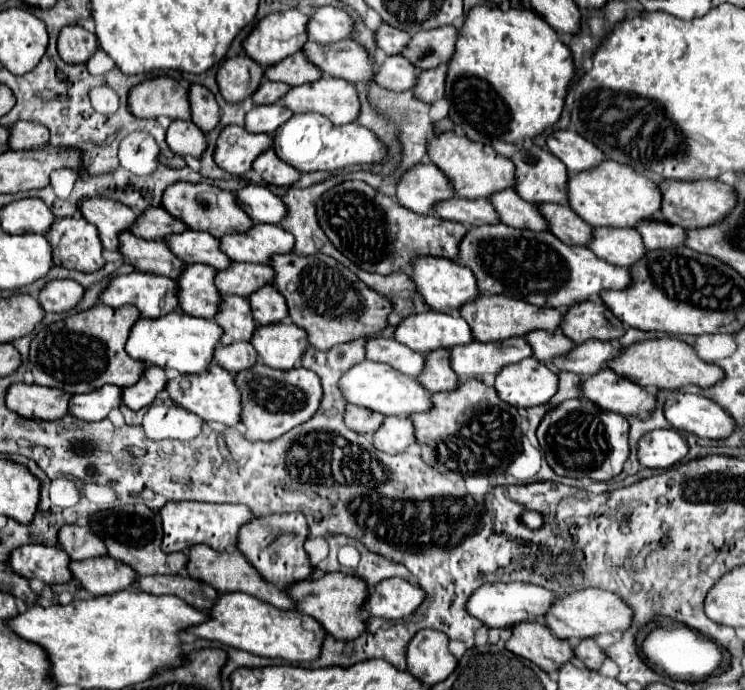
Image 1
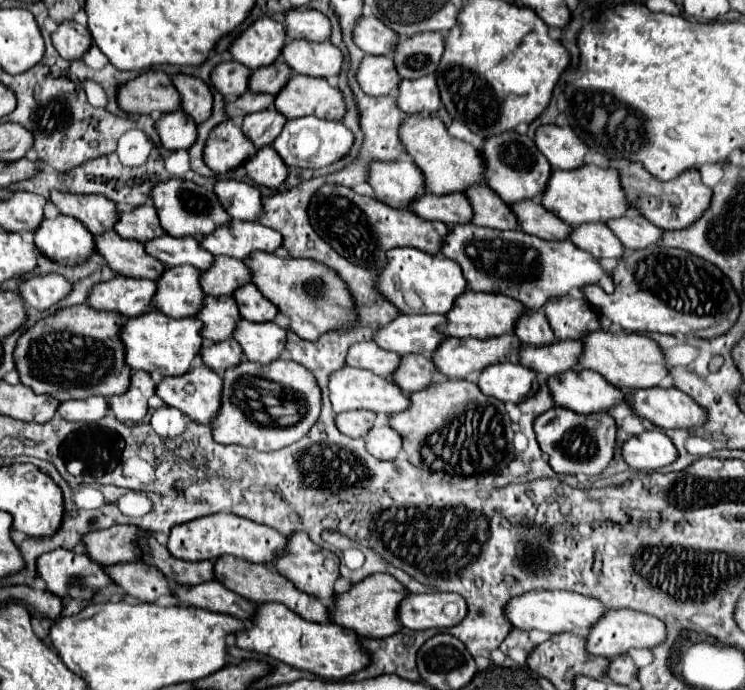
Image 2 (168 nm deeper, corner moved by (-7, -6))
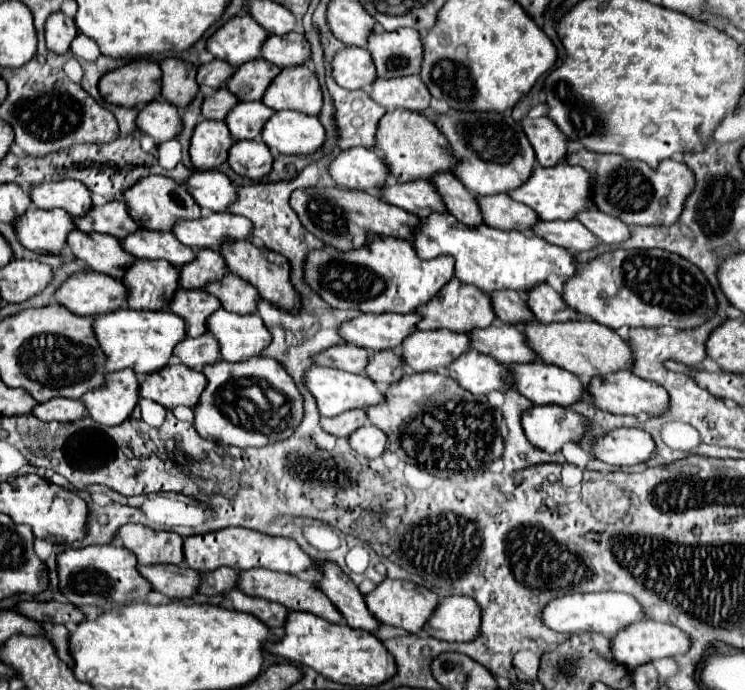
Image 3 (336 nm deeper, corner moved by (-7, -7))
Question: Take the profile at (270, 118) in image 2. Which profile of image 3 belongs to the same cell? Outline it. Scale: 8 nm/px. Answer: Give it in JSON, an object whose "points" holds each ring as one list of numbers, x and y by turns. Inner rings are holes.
{"points":[[239,102,237,108,225,118,235,140,255,140,261,136,263,126,275,110,267,108,263,102]]}

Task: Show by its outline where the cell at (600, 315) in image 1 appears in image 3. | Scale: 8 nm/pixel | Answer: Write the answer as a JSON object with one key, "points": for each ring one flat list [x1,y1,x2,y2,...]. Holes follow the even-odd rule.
{"points":[[543,284,543,288,533,288,533,292,527,292,527,304,535,314,535,320,541,324,577,320,577,310,563,306,563,296,557,294,549,284]]}

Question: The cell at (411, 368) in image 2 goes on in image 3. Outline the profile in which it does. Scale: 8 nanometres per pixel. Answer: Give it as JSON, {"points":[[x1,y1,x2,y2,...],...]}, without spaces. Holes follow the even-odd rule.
{"points":[[385,350,385,352,373,352,367,368,367,376,373,378,373,382,387,390,391,384,399,382,401,376,405,376,405,362,403,356,397,350]]}

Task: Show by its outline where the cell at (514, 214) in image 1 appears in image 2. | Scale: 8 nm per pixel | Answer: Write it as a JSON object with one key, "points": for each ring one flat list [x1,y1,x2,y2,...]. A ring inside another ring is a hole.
{"points":[[473,187,473,191,465,191,465,195,469,195,469,203,473,203,473,225,491,229,517,229,517,219,509,205,503,203,489,187]]}

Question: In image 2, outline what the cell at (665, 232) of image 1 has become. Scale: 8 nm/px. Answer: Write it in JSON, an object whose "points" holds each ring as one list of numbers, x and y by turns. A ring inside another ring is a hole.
{"points":[[627,211,627,215,623,215,621,219,611,219,607,225,629,251,655,245,661,237,661,229,635,211]]}

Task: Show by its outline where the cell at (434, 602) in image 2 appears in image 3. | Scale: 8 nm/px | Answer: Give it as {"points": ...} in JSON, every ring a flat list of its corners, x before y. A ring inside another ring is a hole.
{"points":[[445,596,437,602,437,608,423,630,439,640,469,642,477,636,479,624,481,614,471,596]]}

